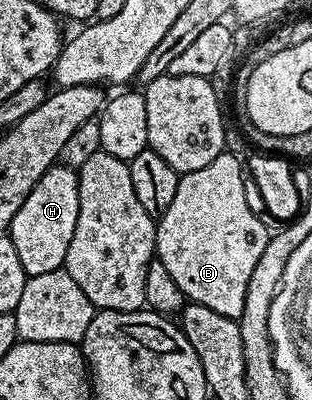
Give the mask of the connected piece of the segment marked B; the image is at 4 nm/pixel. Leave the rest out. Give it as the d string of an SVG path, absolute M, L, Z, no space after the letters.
M222 151L215 159L211 159L211 163L207 163L207 167L199 167L199 171L180 174L177 190L175 191L175 199L171 199L171 207L167 207L167 211L160 214L159 220L156 222L156 260L161 261L163 267L167 267L167 271L171 271L171 279L175 279L175 283L179 283L179 287L184 291L186 298L194 305L211 307L211 311L219 311L219 315L227 315L234 319L241 316L243 299L247 293L247 279L251 279L251 271L255 269L255 263L259 263L259 255L263 255L263 247L267 247L271 236L270 230L263 227L263 223L256 215L251 213L247 205L247 198L244 194L244 181L246 178L246 174L244 172L241 173L240 159L232 157L229 151Z

